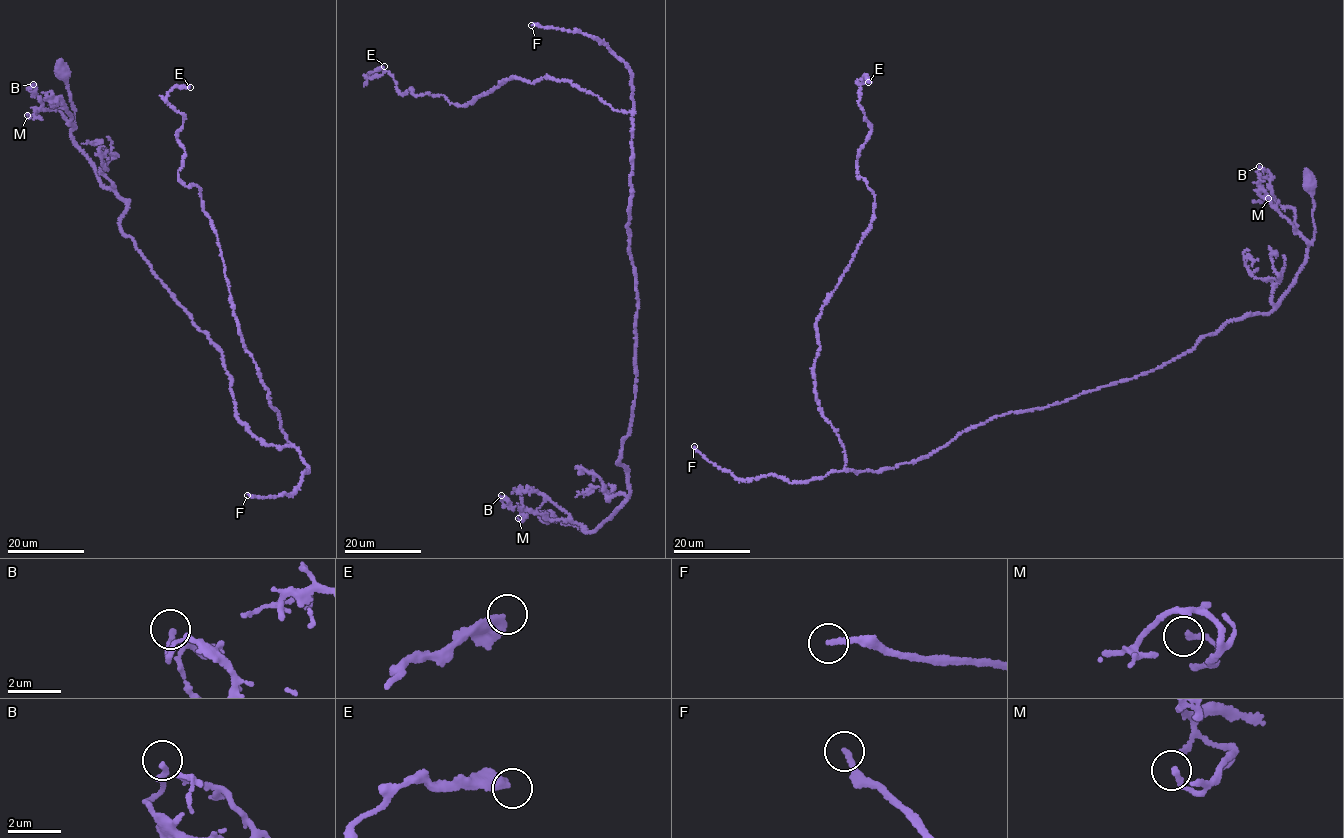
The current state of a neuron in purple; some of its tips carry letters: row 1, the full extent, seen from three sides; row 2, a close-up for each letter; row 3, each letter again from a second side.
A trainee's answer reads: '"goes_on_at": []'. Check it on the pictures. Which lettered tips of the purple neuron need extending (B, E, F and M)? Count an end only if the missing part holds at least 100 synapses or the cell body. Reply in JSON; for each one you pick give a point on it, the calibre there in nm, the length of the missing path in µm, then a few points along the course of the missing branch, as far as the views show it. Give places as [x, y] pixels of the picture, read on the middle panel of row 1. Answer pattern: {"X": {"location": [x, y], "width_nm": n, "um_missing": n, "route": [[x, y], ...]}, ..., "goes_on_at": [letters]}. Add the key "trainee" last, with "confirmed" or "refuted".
{"F": {"location": [531, 25], "width_nm": 220, "um_missing": 80, "route": [[531, 25], [464, 56], [447, 72], [444, 94], [415, 111], [427, 136], [403, 143], [396, 138]]}, "goes_on_at": ["F"], "trainee": "refuted"}

